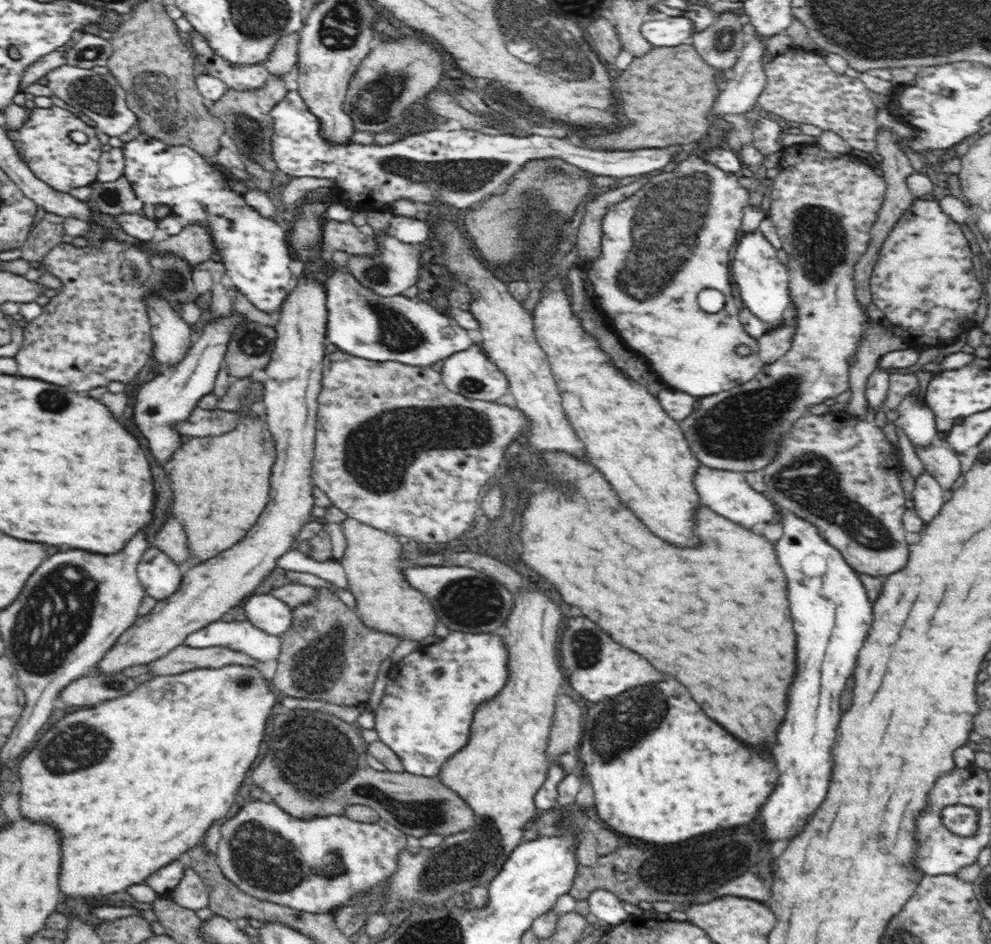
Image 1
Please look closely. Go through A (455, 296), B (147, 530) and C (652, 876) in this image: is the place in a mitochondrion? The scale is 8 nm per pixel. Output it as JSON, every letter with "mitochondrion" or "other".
{"A":"other","B":"other","C":"mitochondrion"}

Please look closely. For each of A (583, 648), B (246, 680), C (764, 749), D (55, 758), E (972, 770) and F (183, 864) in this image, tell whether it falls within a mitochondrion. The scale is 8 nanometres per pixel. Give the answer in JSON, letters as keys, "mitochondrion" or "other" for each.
{"A":"mitochondrion","B":"mitochondrion","C":"other","D":"mitochondrion","E":"other","F":"other"}

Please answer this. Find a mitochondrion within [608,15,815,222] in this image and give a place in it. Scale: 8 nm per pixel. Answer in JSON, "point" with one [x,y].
{"point":[725,38]}

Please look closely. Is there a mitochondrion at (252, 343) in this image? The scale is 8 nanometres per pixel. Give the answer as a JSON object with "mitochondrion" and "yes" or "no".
{"mitochondrion":"yes"}

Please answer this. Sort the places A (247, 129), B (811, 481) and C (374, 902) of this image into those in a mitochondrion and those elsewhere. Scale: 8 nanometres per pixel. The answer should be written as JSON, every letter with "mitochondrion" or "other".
{"A":"mitochondrion","B":"mitochondrion","C":"other"}

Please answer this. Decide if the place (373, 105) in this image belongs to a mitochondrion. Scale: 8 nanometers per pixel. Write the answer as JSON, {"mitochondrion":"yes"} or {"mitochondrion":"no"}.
{"mitochondrion":"yes"}

